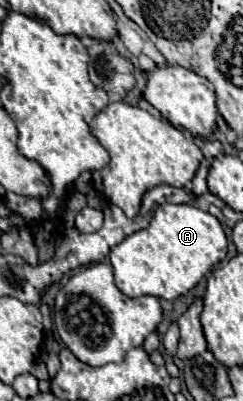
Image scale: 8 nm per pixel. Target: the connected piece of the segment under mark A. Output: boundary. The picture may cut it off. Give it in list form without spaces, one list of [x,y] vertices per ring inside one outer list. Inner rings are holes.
[[[163,203],[157,207],[149,227],[127,235],[111,249],[109,259],[115,271],[115,283],[127,297],[153,295],[159,299],[177,299],[189,293],[225,255],[225,231],[211,213],[195,205]]]

